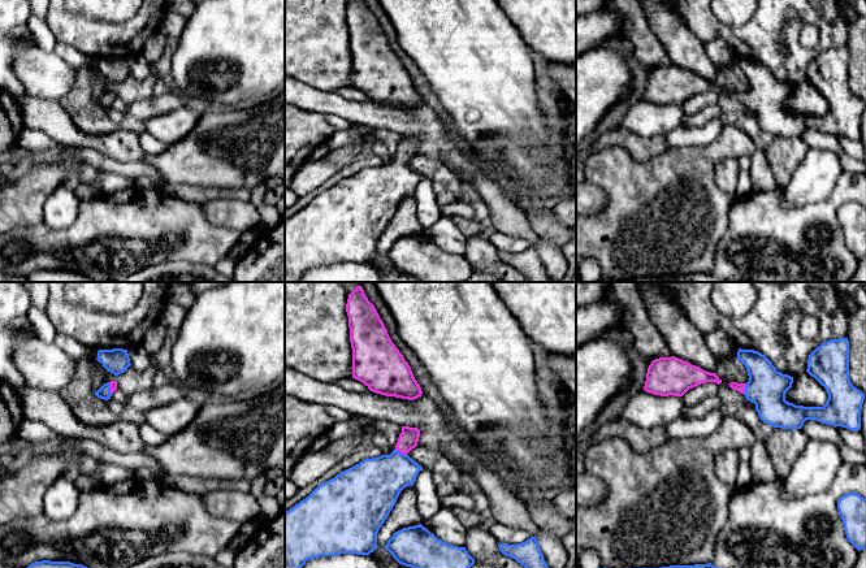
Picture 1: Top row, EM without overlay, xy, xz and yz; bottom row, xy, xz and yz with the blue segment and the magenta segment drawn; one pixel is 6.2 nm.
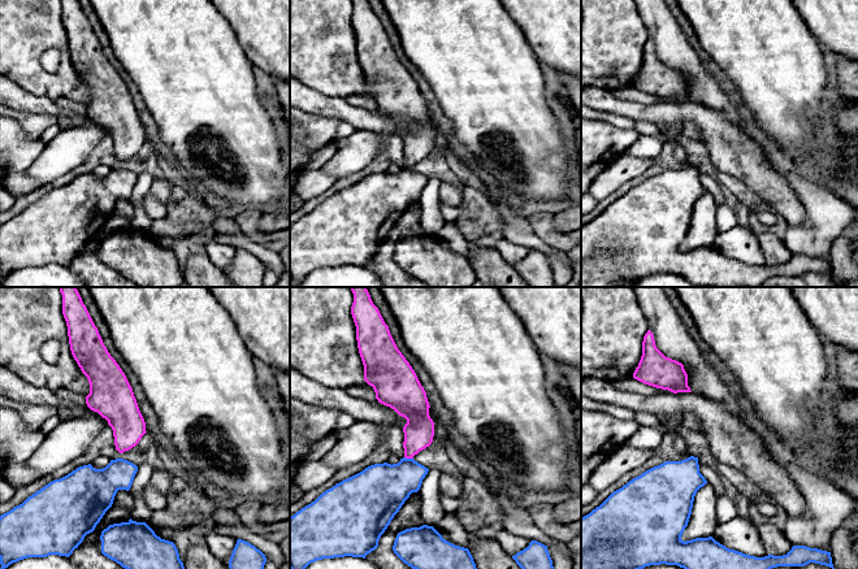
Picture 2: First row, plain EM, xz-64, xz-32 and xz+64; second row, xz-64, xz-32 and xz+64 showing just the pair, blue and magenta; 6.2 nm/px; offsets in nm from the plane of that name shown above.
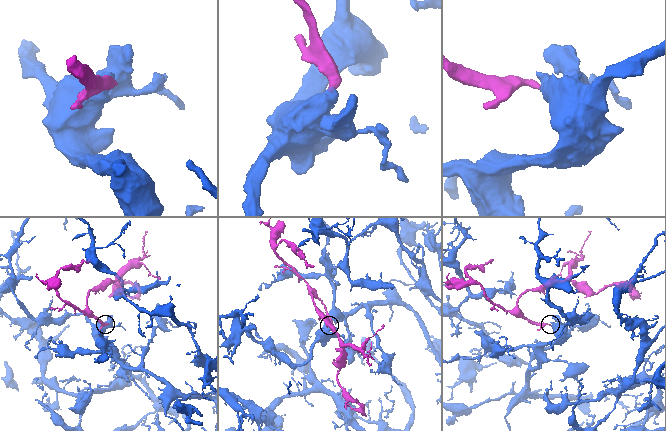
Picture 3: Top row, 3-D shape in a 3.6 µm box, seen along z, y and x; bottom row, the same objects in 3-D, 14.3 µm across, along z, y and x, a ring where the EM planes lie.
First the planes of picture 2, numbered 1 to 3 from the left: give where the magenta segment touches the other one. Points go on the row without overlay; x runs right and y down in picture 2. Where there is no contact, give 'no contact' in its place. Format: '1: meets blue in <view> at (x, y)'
1: no contact
2: meets blue in xz-32 at (408, 168)
3: no contact

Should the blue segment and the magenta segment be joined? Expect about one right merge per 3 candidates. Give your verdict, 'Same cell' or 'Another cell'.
Same cell

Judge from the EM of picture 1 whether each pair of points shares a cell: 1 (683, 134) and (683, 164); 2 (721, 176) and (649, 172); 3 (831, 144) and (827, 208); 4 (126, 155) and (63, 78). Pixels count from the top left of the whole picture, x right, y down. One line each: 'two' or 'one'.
1: two
2: two
3: two
4: two

